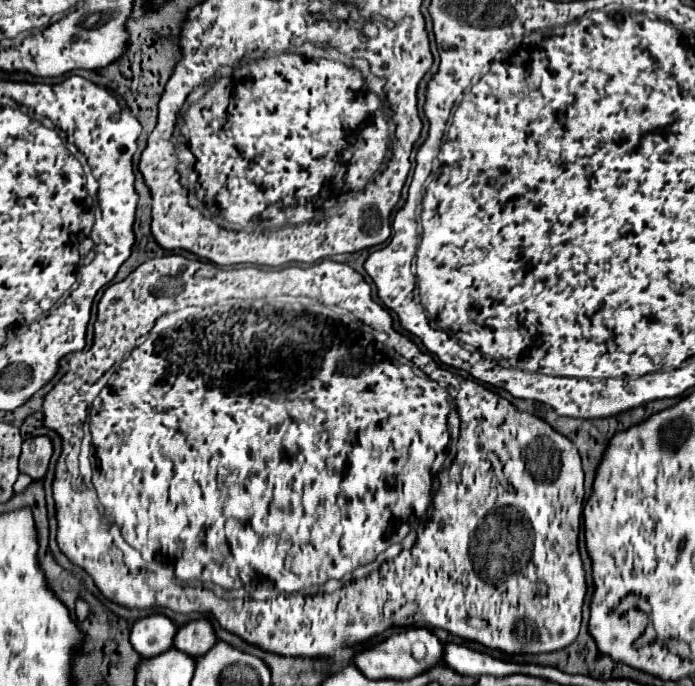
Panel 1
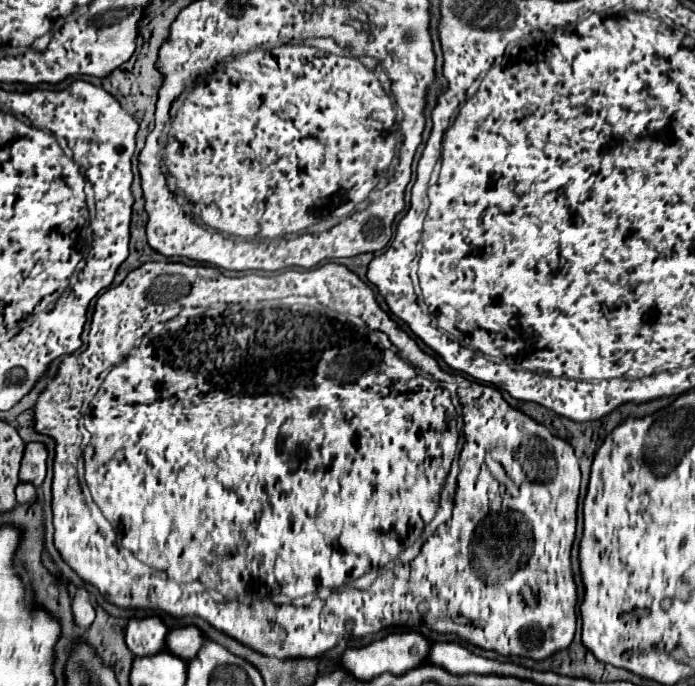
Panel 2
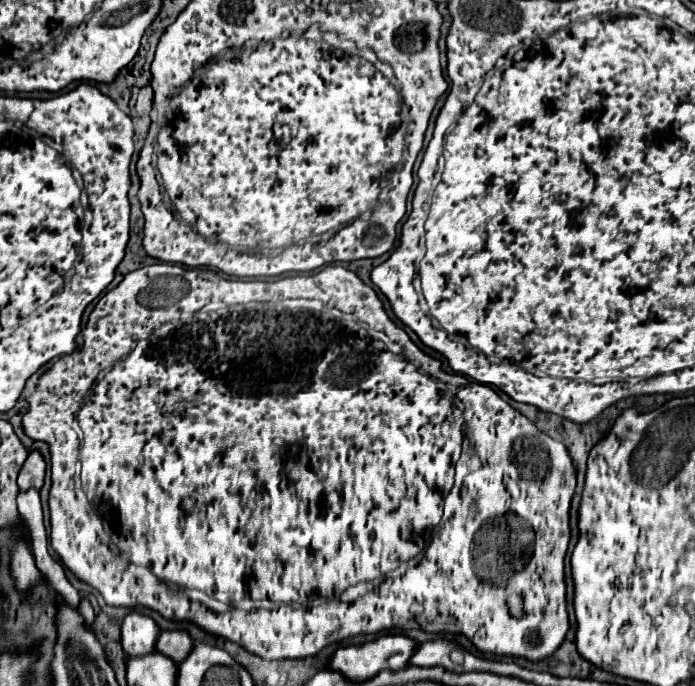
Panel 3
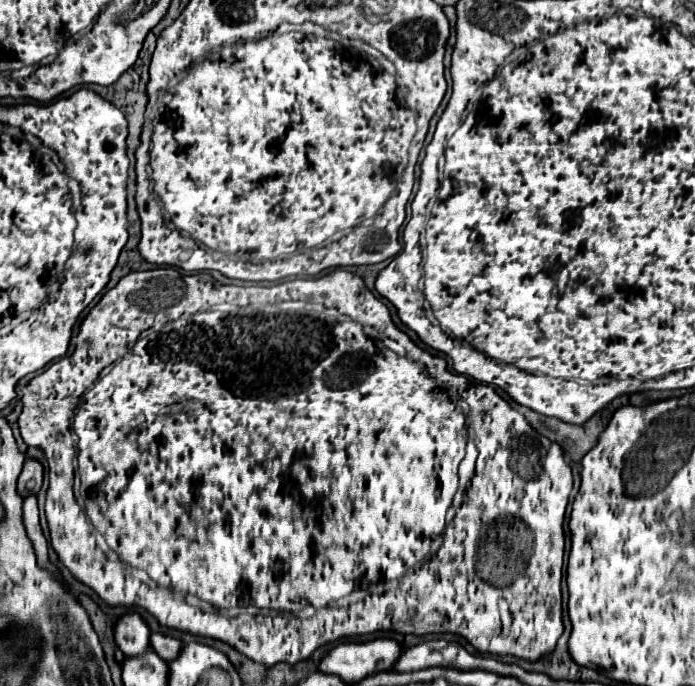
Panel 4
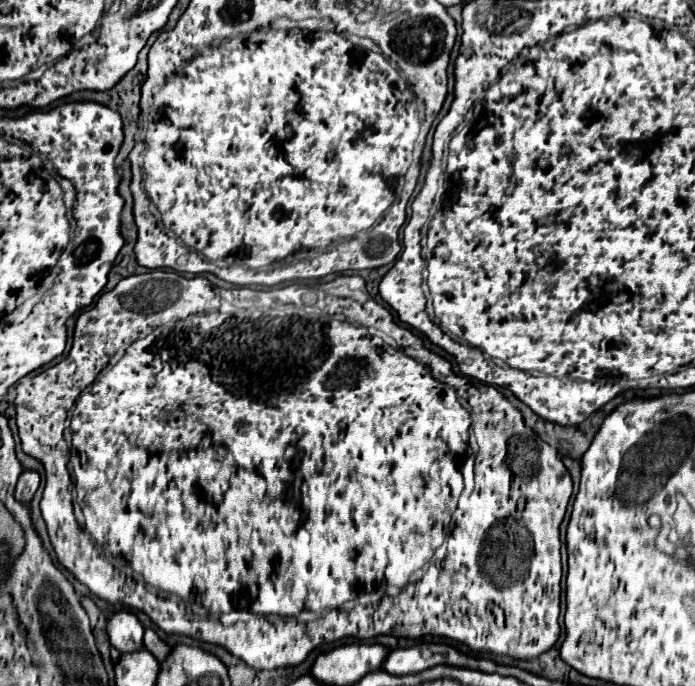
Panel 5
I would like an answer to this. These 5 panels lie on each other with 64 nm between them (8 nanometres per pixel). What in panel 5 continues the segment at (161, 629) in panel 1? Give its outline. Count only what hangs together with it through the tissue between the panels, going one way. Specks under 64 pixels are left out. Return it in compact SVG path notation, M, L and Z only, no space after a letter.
M116 612L108 618L106 632L118 652L136 652L142 648L144 628L132 612Z

